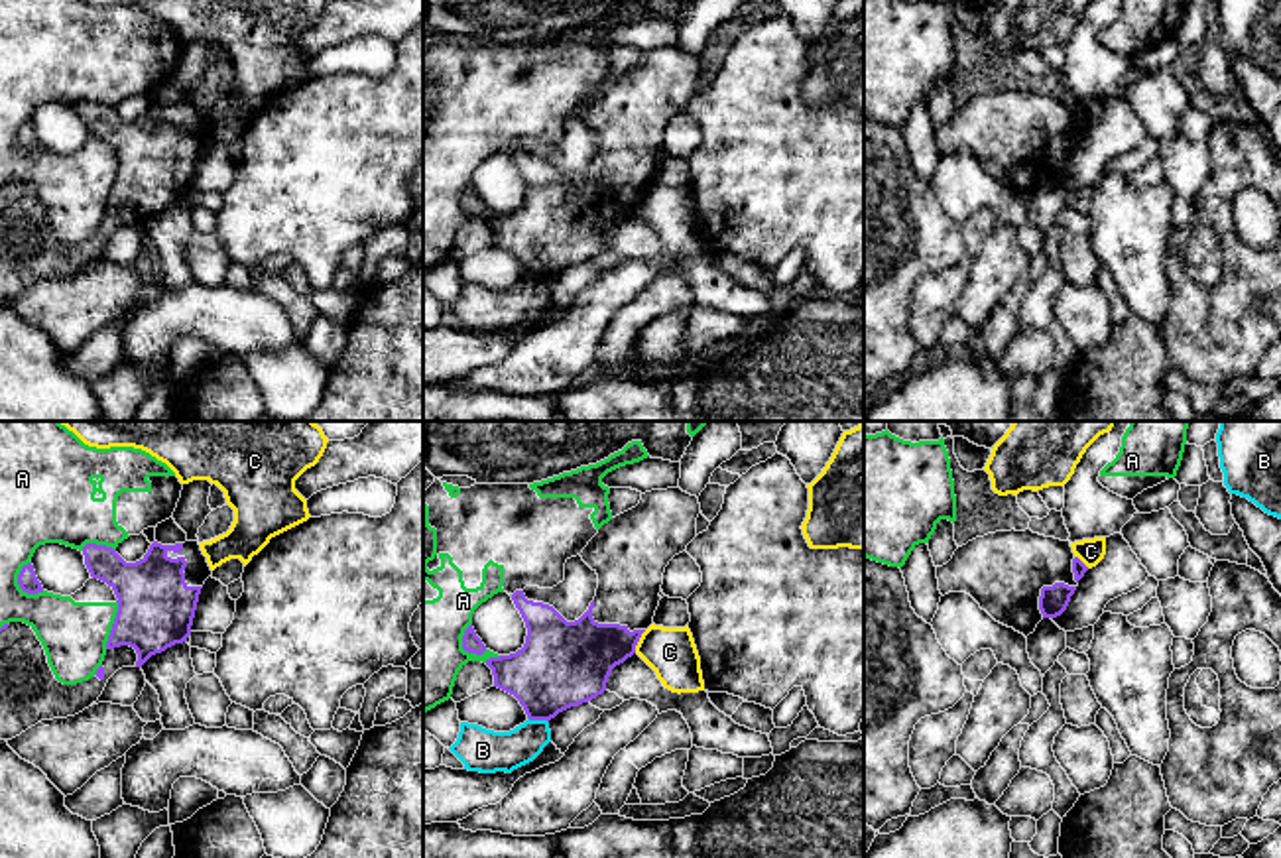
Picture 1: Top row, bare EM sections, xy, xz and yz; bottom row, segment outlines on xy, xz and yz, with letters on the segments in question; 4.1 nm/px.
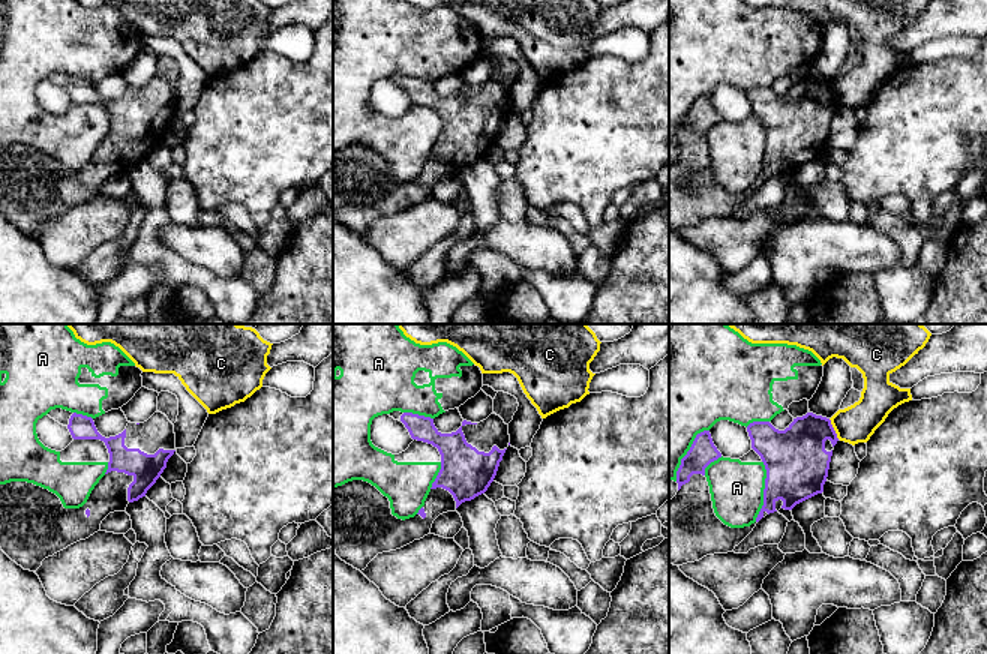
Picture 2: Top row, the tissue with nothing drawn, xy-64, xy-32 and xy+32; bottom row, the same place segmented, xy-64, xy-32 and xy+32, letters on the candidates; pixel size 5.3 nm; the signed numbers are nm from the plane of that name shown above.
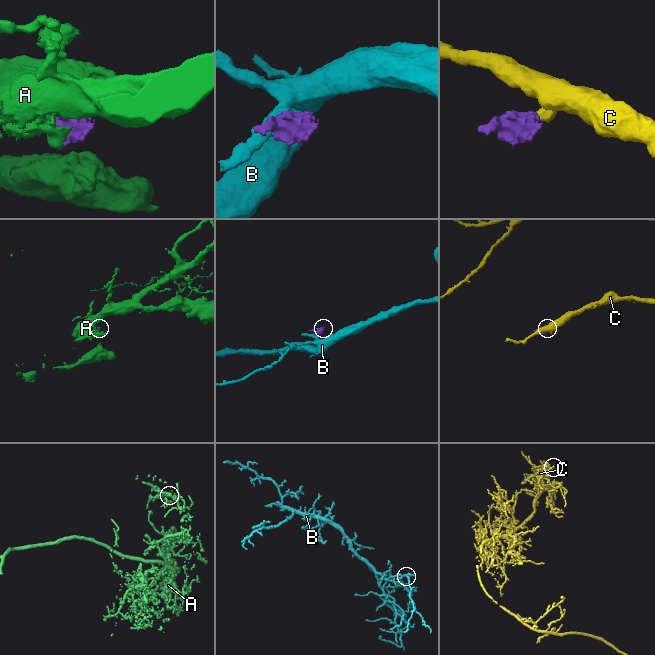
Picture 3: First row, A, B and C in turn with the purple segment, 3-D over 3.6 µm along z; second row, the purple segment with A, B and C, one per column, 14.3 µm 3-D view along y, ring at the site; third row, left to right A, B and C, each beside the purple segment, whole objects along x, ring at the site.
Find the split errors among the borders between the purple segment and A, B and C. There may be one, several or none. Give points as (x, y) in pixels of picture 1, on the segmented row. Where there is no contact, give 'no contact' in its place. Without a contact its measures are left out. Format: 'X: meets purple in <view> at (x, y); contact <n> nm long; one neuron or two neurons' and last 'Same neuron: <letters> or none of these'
A: meets purple in xy at (18, 581); contact 150 nm long; two neurons
B: meets purple in xz at (538, 719); contact 90 nm long; two neurons
C: meets purple in xz at (638, 640); contact 110 nm long; two neurons
Same neuron: none of these

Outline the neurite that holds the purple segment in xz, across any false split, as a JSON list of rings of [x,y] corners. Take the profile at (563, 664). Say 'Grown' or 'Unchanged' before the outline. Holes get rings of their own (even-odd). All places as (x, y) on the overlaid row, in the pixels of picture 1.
Grown. [[[677,486],[641,494],[636,508],[604,523],[580,553],[598,575],[598,588],[588,610],[575,622],[516,590],[512,600],[525,622],[527,636],[516,653],[486,659],[494,687],[514,695],[529,720],[547,722],[602,695],[612,669],[636,653],[641,634],[653,624],[665,567],[697,537],[699,514],[699,498]]]

